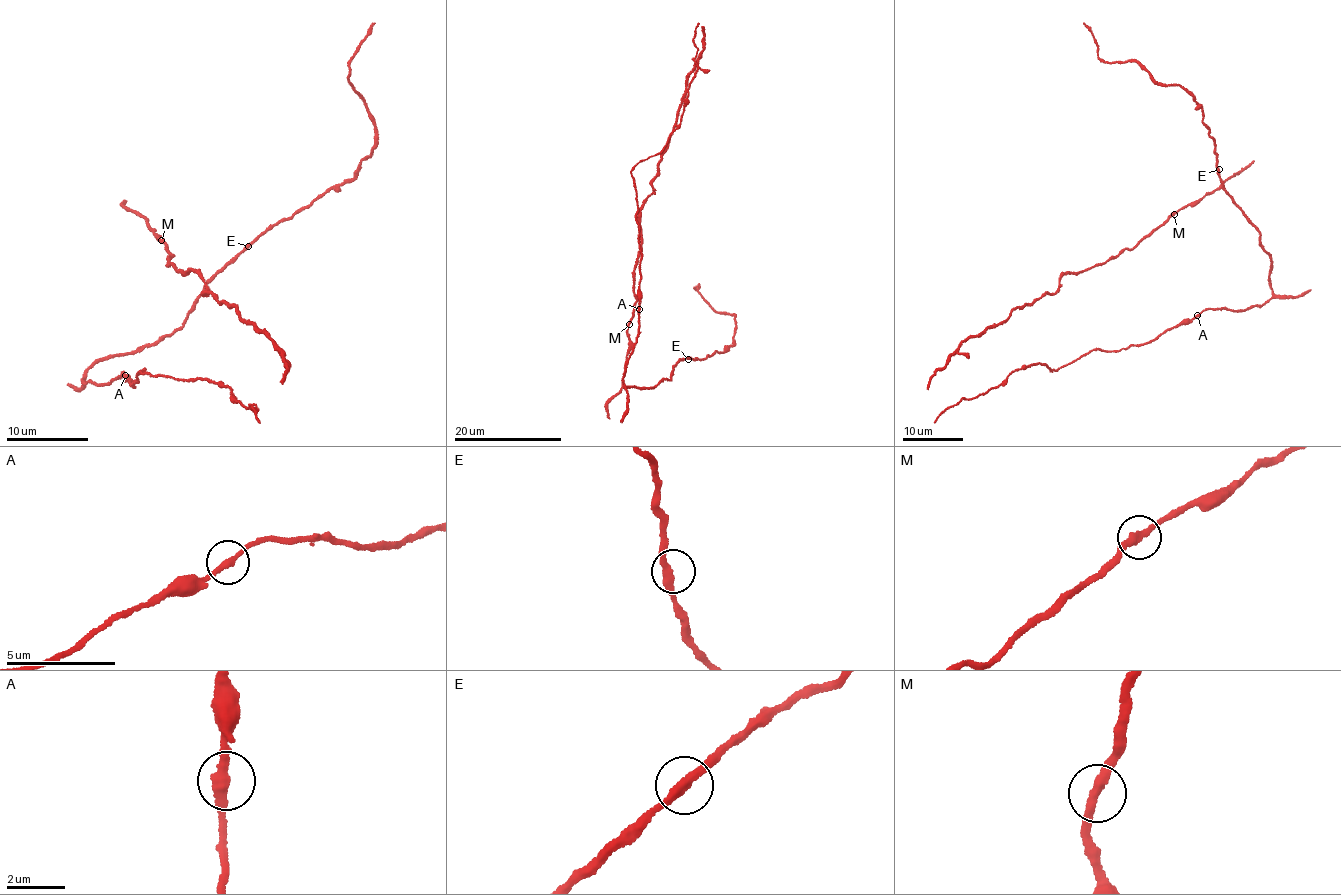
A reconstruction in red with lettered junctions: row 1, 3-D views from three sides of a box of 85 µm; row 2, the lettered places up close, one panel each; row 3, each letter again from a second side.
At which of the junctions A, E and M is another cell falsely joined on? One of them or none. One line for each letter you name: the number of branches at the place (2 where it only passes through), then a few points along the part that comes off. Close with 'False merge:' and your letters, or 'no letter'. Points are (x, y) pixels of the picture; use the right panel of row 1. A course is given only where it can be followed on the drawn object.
False merge: no letter

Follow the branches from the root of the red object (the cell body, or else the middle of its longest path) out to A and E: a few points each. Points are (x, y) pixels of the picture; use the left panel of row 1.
A: (158, 375), (140, 373), (143, 370), (132, 388), (128, 383), (131, 381), (122, 380), (125, 375)
E: (158, 375), (143, 370), (132, 388), (124, 373), (101, 386), (82, 378), (100, 359), (175, 333), (248, 246)

